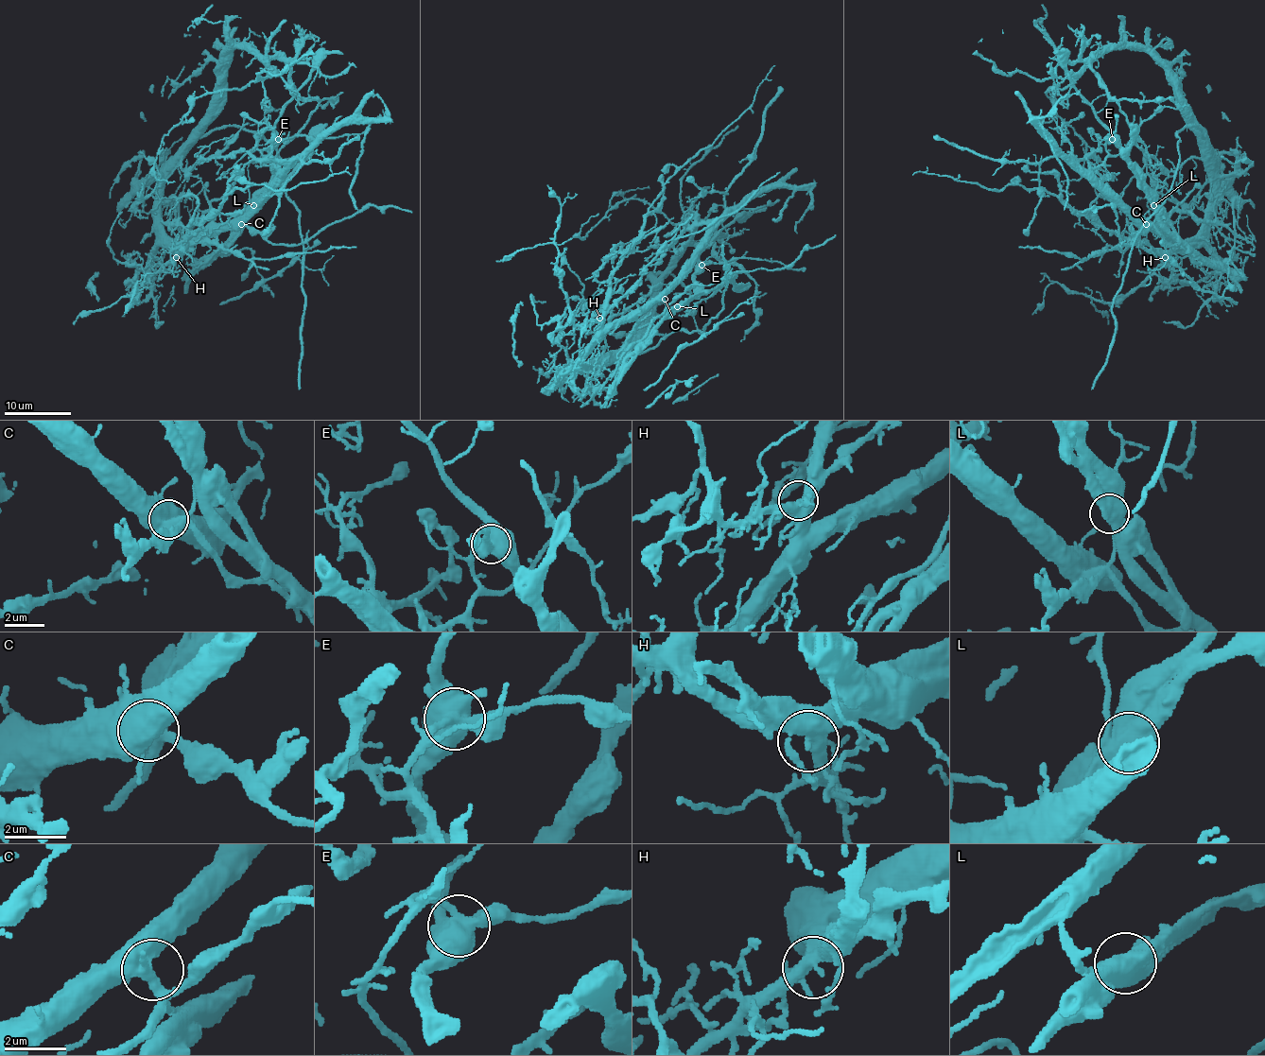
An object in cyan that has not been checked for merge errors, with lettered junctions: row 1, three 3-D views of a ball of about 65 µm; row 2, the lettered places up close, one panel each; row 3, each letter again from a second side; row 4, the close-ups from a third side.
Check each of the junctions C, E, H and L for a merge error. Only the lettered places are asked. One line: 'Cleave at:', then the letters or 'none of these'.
Cleave at: E, L

